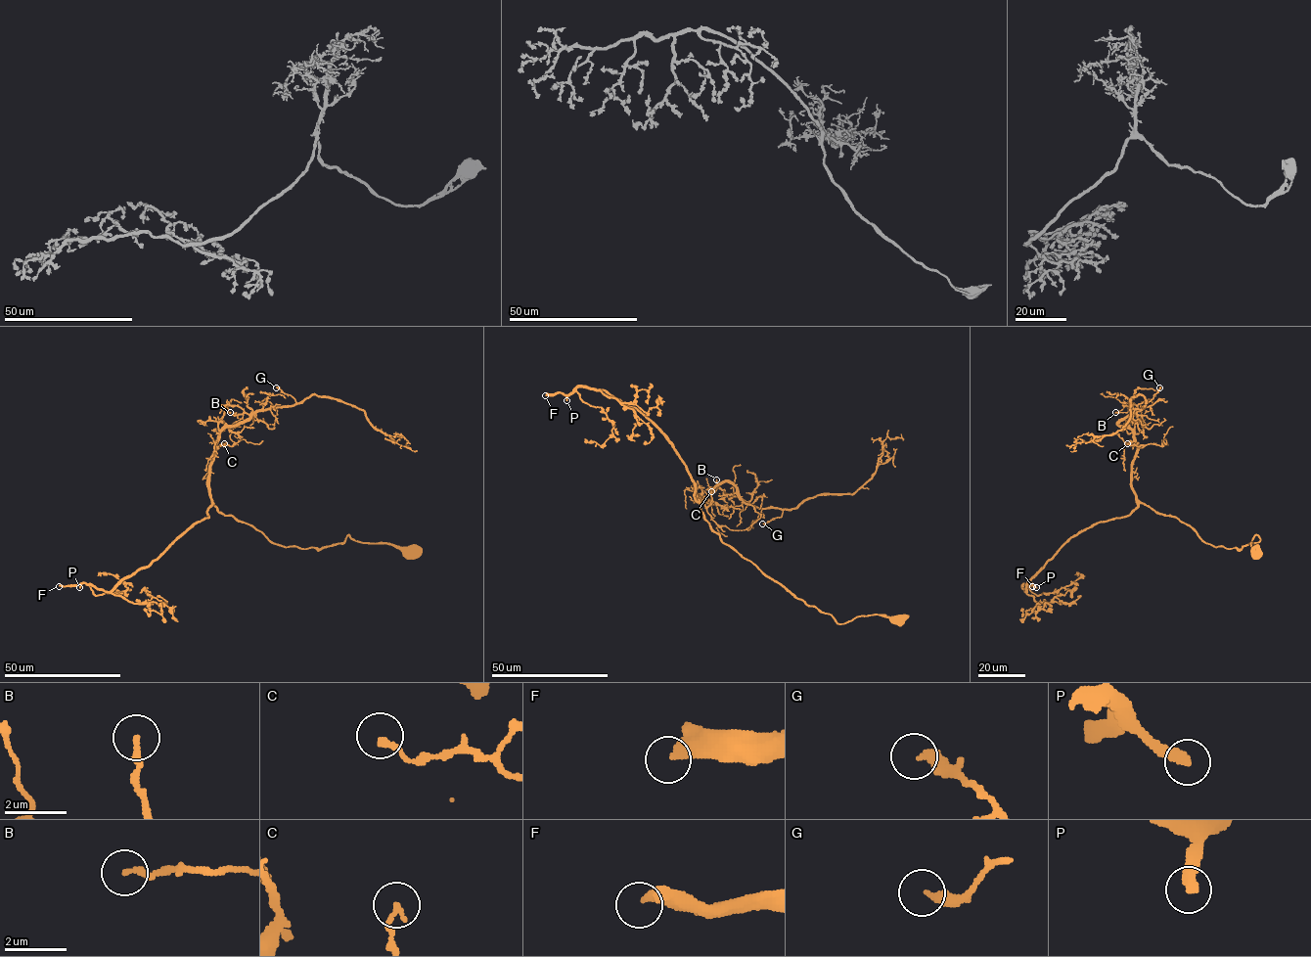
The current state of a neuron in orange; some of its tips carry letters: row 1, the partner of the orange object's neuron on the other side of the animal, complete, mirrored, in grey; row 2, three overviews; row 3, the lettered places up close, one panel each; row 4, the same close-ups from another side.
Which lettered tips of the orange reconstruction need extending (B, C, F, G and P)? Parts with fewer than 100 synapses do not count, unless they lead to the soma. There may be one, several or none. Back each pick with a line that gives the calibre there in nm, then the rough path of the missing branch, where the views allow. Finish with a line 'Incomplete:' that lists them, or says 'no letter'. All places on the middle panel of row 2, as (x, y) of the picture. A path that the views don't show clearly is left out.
F: calibre 360 nm
P: calibre 340 nm; course (566, 400), (572, 421), (572, 435), (577, 441), (565, 452), (560, 465)
Incomplete: F, P

